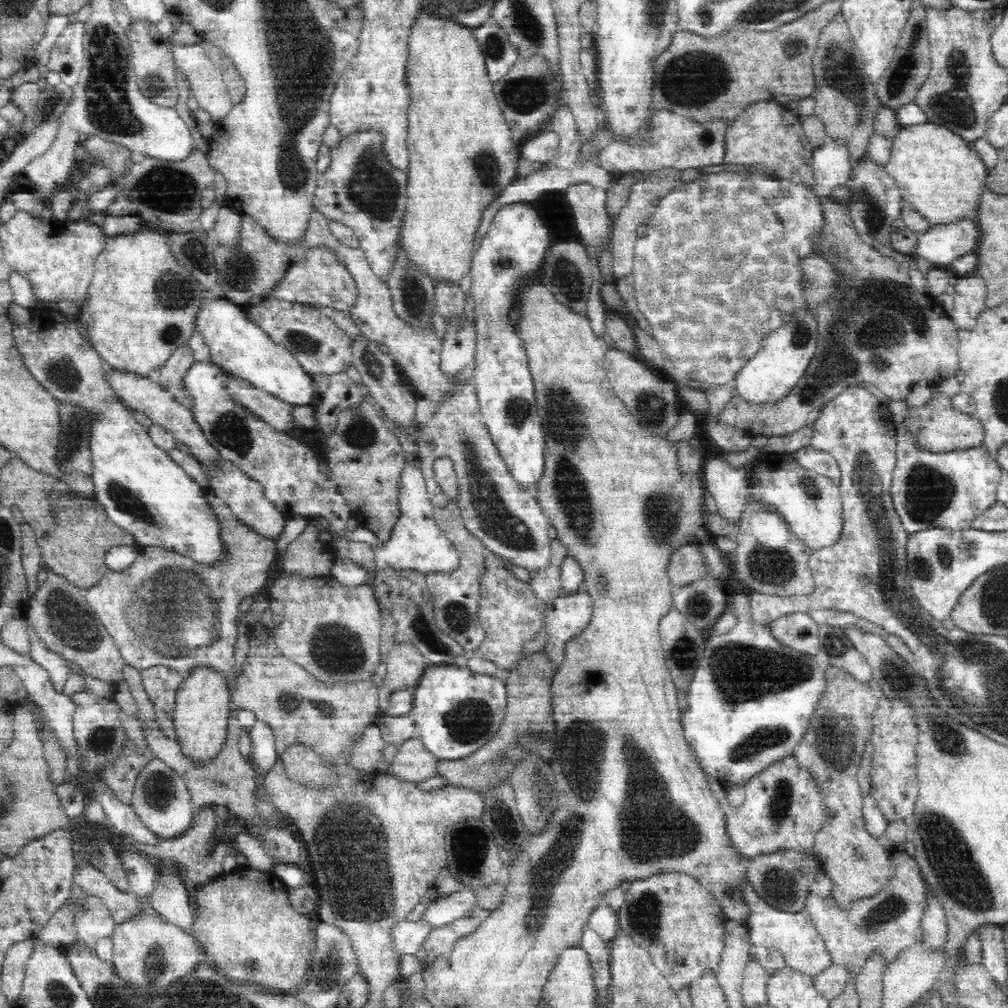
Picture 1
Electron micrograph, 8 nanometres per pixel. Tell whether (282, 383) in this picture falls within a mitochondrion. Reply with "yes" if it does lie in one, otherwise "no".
no

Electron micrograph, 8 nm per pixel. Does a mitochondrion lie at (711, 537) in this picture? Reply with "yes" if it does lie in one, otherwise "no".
no

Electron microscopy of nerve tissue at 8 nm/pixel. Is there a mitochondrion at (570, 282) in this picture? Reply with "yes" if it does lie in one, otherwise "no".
yes

